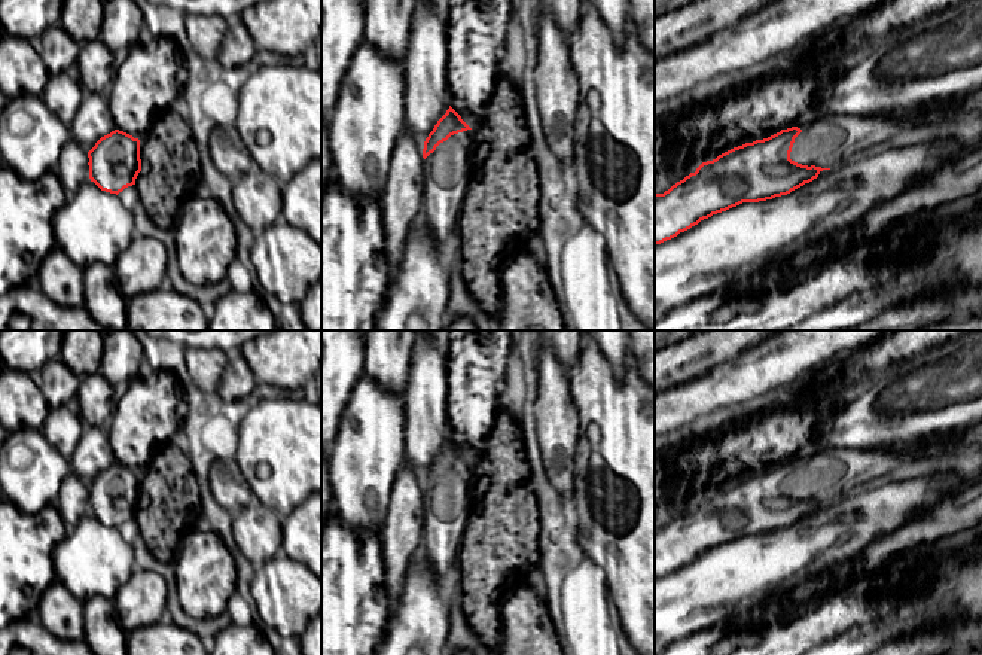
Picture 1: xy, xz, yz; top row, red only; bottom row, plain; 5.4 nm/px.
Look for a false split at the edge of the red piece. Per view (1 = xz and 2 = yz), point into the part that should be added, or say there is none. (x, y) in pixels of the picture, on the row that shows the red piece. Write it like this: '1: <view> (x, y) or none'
1: xz (447, 170)
2: yz (826, 142)

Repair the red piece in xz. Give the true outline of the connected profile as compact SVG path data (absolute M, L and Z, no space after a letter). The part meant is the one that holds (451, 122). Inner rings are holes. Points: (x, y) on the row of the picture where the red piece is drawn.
M449 106L424 141L421 219L440 250L451 250L454 228L473 168L473 130Z

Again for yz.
M982 88L948 101L922 106L903 113L873 116L820 116L812 121L802 121L792 128L753 143L734 147L713 161L702 162L695 173L673 185L664 194L655 194L655 246L677 237L701 220L726 211L742 202L759 202L775 196L787 195L792 191L812 182L823 170L830 170L850 159L854 153L863 152L881 143L899 143L908 138L928 135L940 127L946 127L966 116L982 116Z

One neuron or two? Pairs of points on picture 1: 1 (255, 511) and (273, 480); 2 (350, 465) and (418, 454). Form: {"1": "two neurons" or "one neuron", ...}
{"1": "two neurons", "2": "two neurons"}

